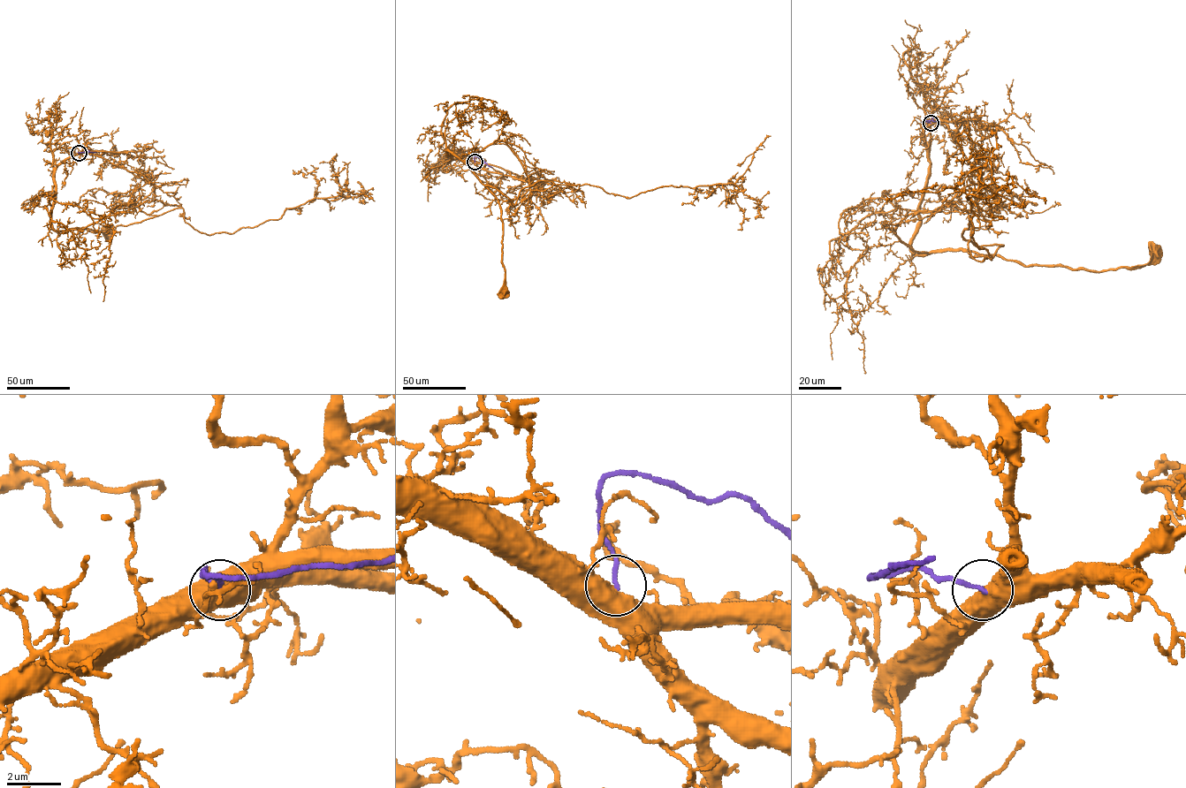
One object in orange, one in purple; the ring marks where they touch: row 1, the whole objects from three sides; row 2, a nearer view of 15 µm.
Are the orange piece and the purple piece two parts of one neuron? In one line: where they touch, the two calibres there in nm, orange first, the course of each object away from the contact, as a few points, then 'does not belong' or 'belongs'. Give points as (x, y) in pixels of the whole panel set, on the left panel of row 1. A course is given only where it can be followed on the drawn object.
place (79, 153); calibres 900 and 150 nm; course orange (79, 153), (65, 158), (56, 170), (52, 227), (101, 231), (106, 241), (108, 229); course purple (79, 153), (95, 152); does not belong

